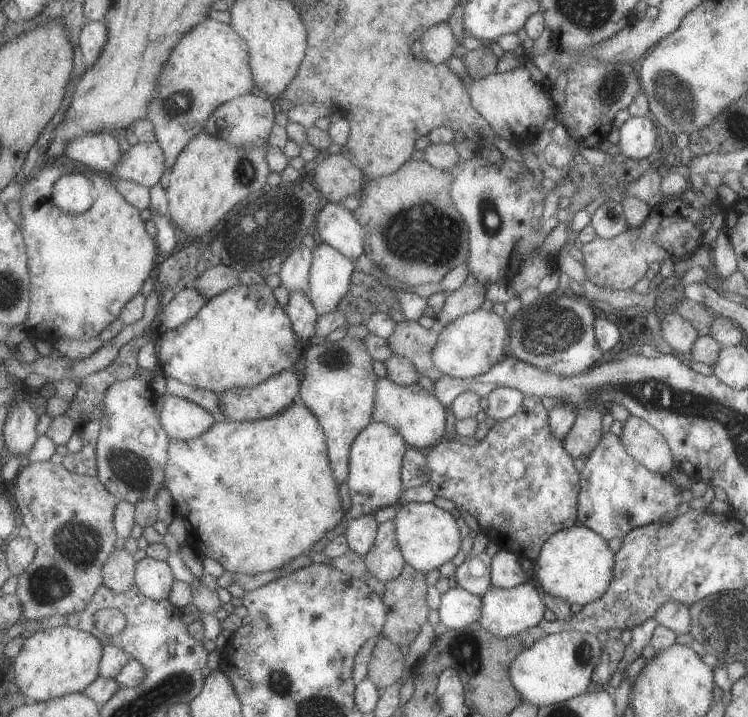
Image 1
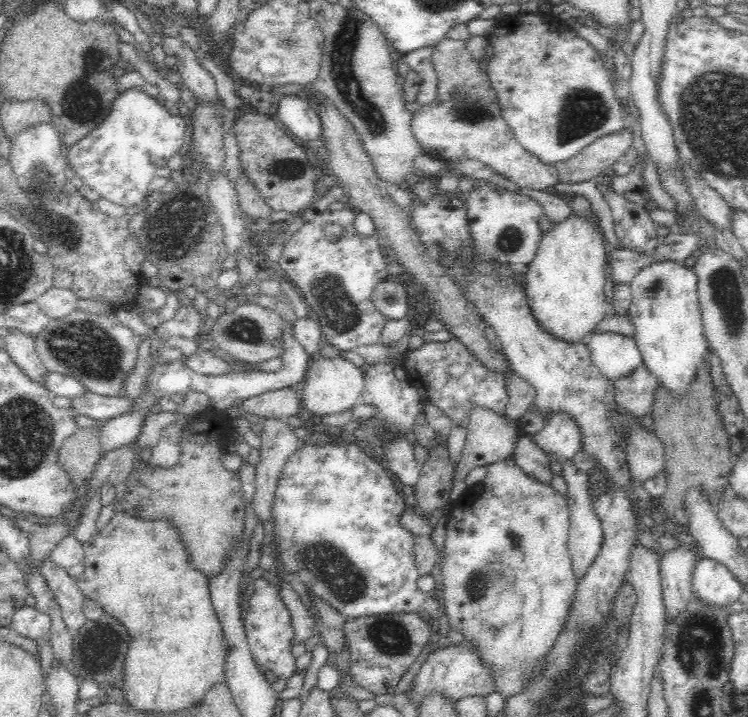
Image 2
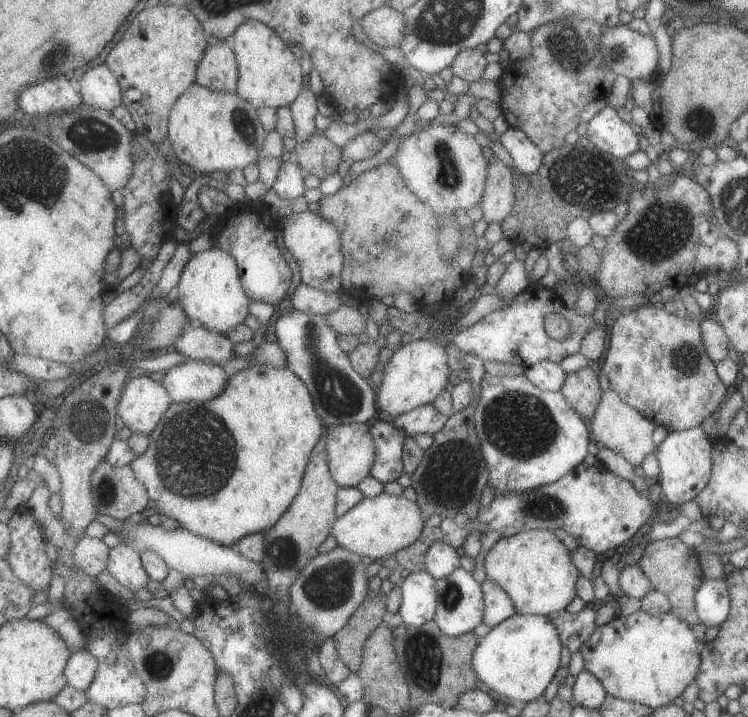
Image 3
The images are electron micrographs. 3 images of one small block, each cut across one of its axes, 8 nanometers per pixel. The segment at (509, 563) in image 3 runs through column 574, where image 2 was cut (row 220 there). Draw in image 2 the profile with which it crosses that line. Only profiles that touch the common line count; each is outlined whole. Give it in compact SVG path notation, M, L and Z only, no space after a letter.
M572 214L566 222L553 224L542 235L536 256L527 265L527 273L523 278L530 311L542 329L566 343L586 343L596 333L596 325L610 314L609 299L604 293L604 265L608 260L608 251L609 247L596 217L583 220Z

